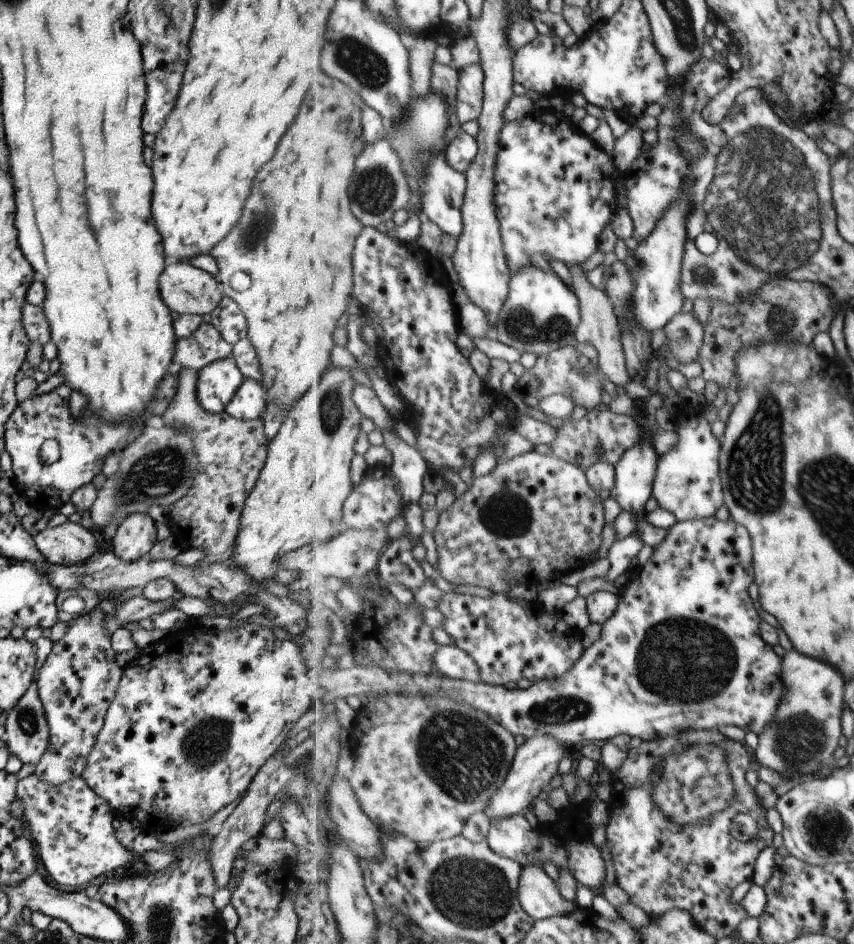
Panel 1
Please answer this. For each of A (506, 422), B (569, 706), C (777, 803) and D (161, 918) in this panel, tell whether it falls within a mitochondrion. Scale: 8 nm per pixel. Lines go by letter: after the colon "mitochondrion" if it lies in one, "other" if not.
A: other
B: mitochondrion
C: other
D: mitochondrion

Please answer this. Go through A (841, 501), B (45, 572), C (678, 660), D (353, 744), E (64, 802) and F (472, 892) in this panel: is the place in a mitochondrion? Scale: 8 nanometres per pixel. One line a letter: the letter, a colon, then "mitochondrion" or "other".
A: mitochondrion
B: other
C: mitochondrion
D: other
E: other
F: mitochondrion

